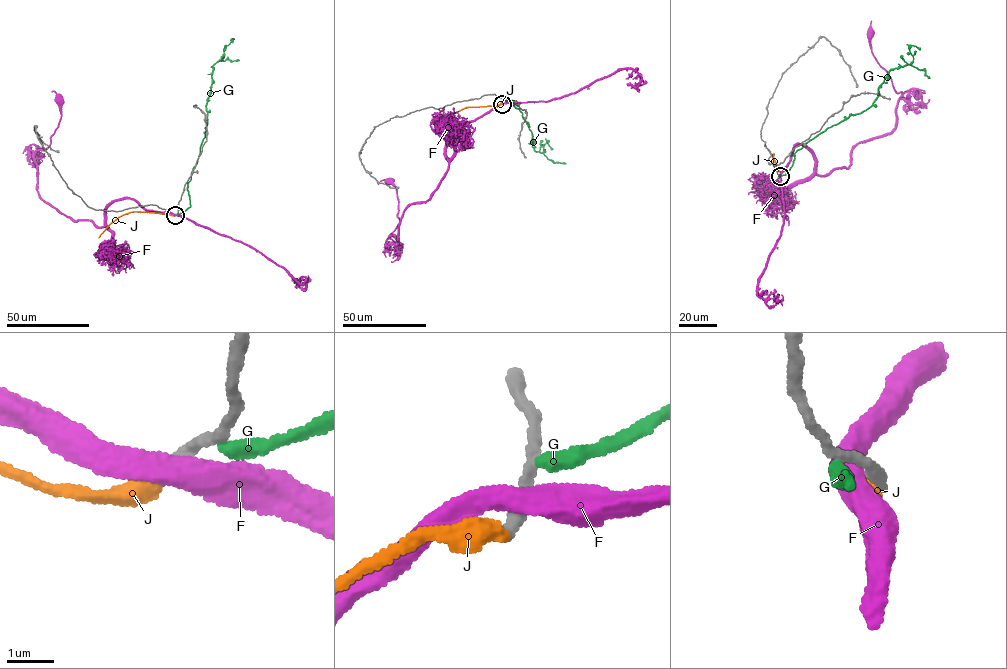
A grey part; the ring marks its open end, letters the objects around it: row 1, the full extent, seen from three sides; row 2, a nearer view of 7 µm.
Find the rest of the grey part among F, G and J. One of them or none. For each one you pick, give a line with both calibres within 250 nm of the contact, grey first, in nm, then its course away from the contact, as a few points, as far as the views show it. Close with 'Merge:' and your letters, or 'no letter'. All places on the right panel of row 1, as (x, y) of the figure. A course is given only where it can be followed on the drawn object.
J: 280/420 nm | via (780, 176), (772, 153), (777, 172)
Merge: J

